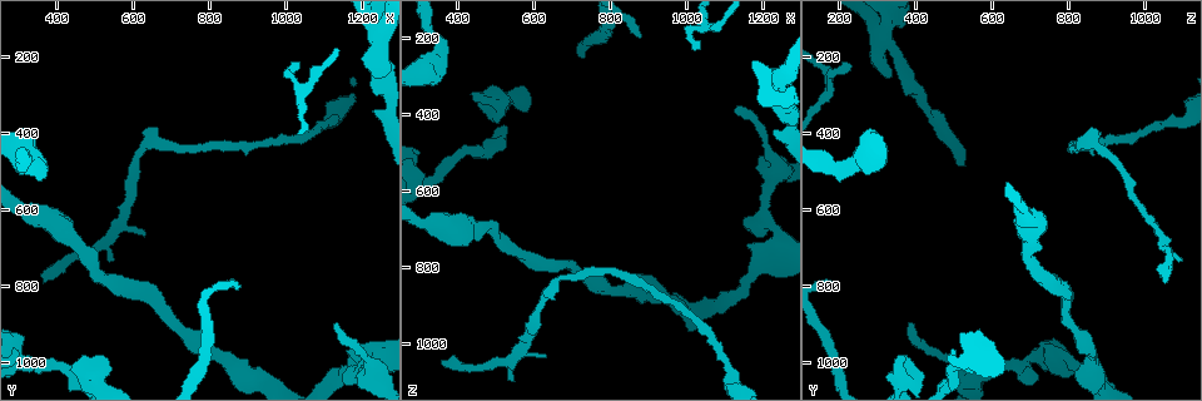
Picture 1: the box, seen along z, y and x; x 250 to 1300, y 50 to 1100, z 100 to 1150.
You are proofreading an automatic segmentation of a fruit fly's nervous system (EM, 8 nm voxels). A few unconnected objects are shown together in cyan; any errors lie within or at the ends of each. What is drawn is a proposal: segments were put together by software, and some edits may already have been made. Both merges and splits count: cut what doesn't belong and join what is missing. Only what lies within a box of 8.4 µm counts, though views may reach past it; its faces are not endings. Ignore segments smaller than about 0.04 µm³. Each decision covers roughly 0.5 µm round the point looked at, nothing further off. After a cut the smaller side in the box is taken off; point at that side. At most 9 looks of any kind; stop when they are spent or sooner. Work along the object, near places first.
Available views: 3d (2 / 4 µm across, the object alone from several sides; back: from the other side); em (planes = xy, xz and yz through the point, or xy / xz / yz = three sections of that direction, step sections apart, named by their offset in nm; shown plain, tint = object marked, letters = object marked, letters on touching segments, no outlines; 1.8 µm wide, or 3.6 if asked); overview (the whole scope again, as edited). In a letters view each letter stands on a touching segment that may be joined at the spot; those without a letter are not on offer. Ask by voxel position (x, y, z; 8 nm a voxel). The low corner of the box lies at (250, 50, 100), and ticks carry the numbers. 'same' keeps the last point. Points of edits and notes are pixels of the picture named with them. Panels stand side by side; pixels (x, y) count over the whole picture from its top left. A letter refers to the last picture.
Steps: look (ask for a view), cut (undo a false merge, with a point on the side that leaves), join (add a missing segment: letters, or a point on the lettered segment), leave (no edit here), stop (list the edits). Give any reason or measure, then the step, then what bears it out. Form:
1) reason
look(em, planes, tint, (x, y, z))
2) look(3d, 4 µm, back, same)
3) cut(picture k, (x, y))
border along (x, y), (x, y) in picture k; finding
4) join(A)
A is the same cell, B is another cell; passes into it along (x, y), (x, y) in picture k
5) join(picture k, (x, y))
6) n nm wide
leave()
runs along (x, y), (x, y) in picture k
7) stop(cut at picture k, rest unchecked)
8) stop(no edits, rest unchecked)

tapers out
look(3d, 2 µm, (1135, 905, 390))

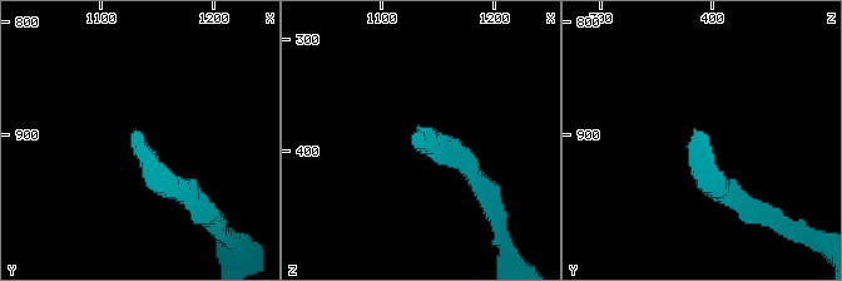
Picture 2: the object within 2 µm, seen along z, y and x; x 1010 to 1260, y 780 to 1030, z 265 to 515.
look(em, planes, letters, (1126, 898, 384))

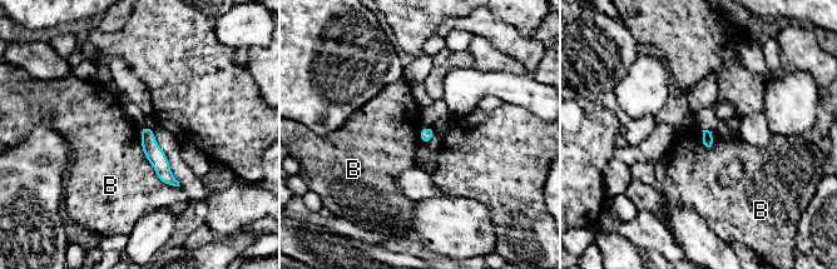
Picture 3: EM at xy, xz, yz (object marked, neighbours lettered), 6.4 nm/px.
leave()
B is another cell; no lettered segment goes on from it

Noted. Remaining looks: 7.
free end
look(3d, 4 µm, back, (445, 990, 360))

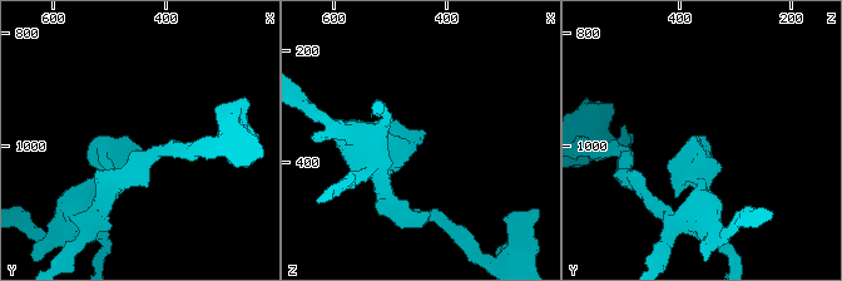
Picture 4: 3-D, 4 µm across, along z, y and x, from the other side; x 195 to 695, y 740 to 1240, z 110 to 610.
look(em, xy, step 16, letters, (450, 995, 355))

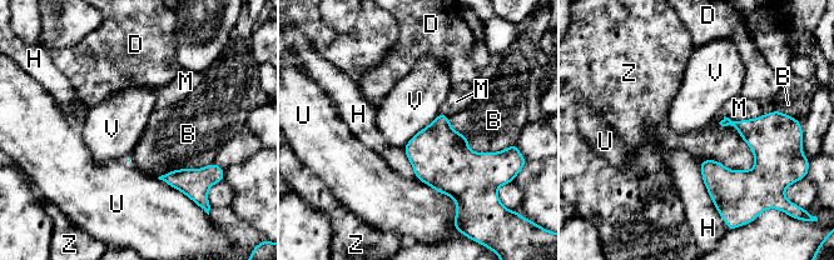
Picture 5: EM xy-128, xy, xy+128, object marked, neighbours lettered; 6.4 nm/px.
leave()
B, D, H, M, U, V and Z are other cells; runs along (769, 116), (759, 166), (716, 200) in picture 5; no lettered segment goes on from it

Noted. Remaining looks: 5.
narrows sharply
look(em, yz, step 16, tint, (1245, 135, 310))

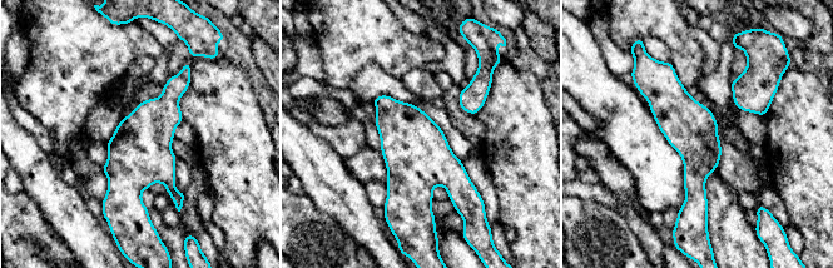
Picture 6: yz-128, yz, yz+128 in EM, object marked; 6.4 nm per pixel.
cut it another way
look(em, xz, step 16, tint, same)

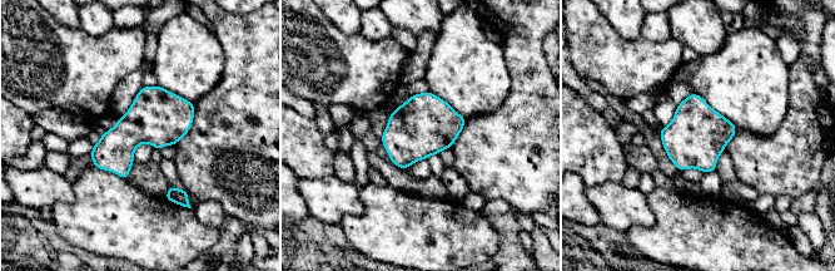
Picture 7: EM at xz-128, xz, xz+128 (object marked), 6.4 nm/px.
what lies round it
look(em, xz, step 16, letters, same)

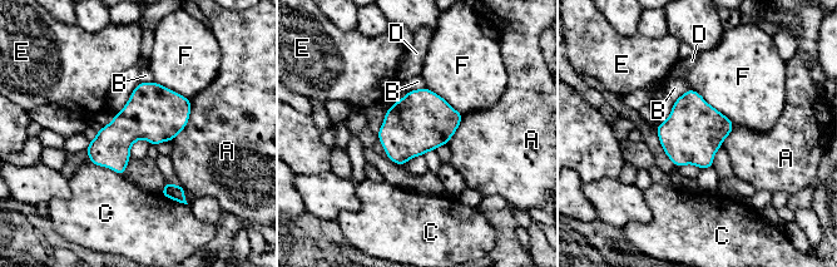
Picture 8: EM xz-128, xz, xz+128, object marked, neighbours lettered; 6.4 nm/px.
F touches over 380 nm
leave()
A, B, C, D, E and F are other cells; border along (191, 100), (188, 123), (171, 142) in picture 8; all the same neuron

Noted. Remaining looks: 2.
narrows sharply
look(em, planes, tint, (670, 435, 835))

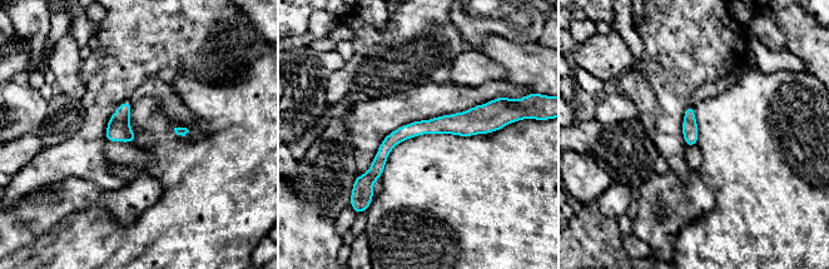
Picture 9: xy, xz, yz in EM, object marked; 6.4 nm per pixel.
look(em, planes, letters, same)

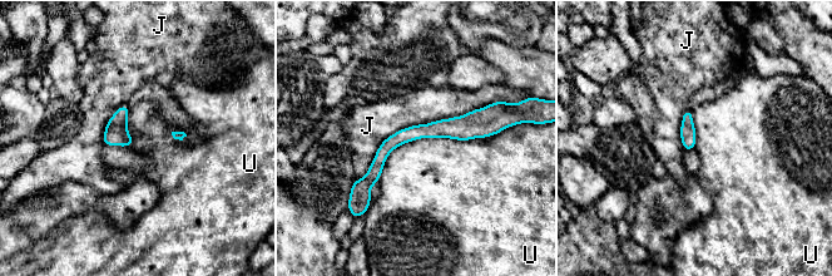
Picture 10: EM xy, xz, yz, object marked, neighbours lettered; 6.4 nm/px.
leave()
J and U are other cells; border along (503, 129), (401, 143), (377, 182) in picture 10; all the same neuron

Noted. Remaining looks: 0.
stop(no edits, rest unchecked)

